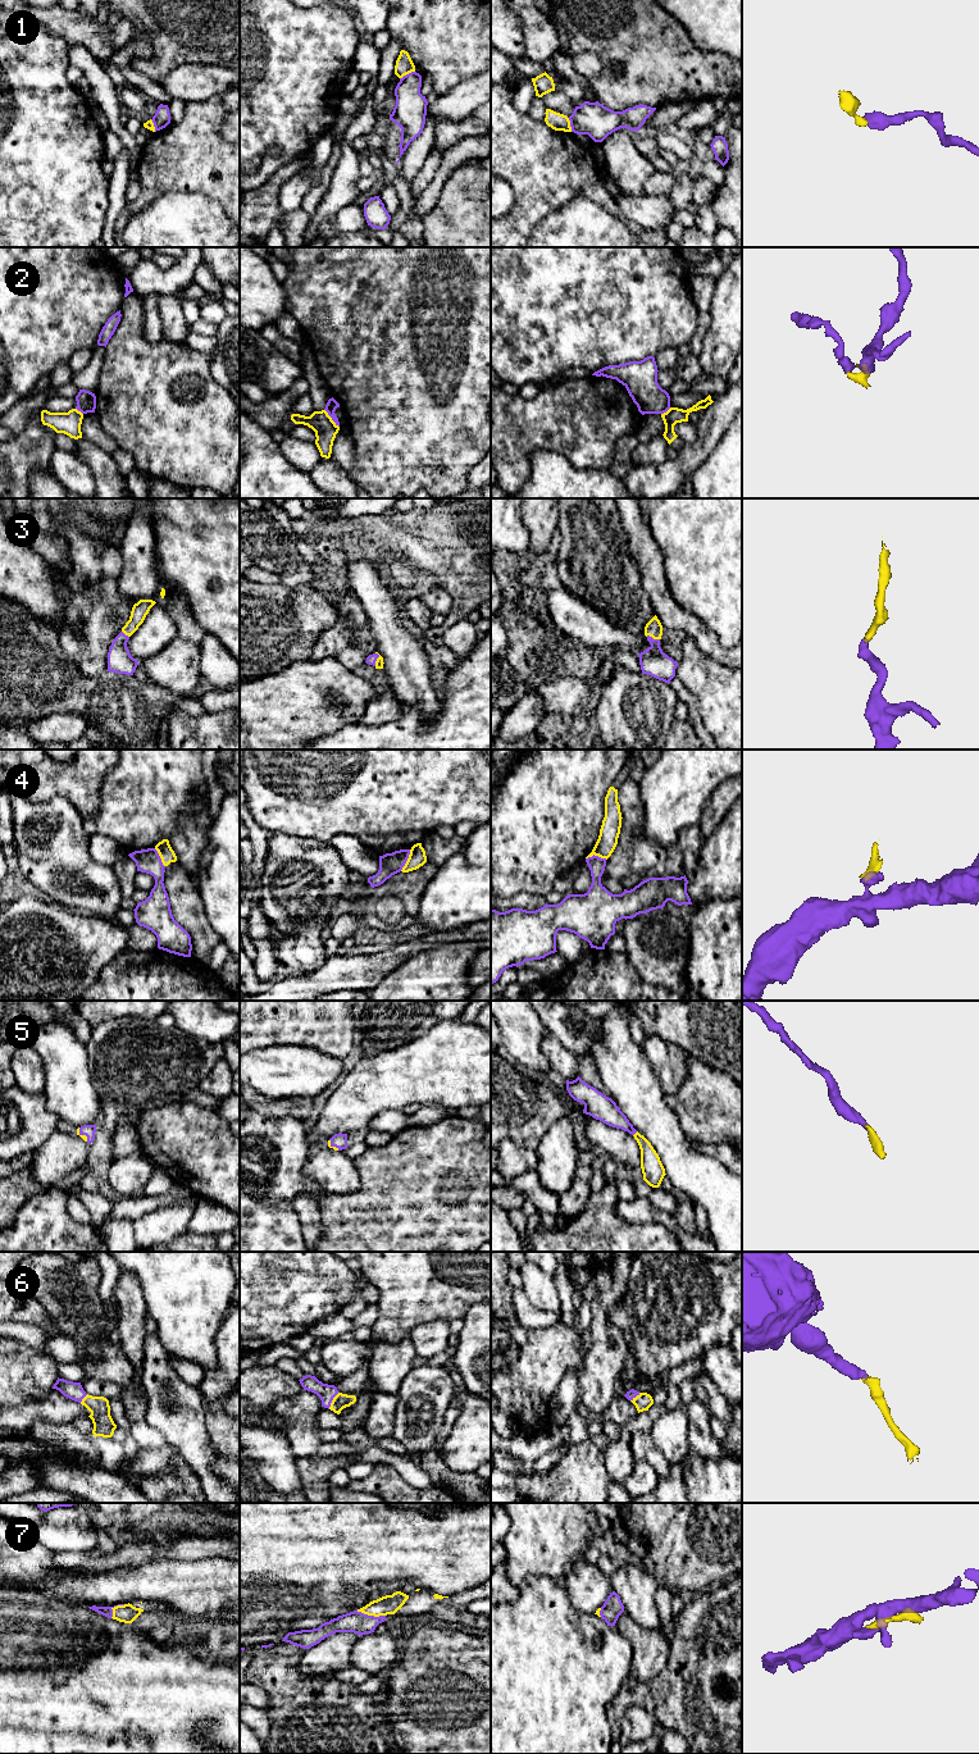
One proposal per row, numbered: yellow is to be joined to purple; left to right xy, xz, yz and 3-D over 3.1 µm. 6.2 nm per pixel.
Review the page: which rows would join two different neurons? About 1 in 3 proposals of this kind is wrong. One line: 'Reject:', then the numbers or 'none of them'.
Reject: 1, 2, 4

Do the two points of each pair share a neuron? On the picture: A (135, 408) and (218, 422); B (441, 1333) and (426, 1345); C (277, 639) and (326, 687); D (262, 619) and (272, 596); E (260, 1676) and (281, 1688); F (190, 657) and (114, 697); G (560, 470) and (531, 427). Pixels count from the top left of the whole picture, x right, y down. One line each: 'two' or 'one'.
A: one
B: one
C: two
D: one
E: one
F: two
G: two

